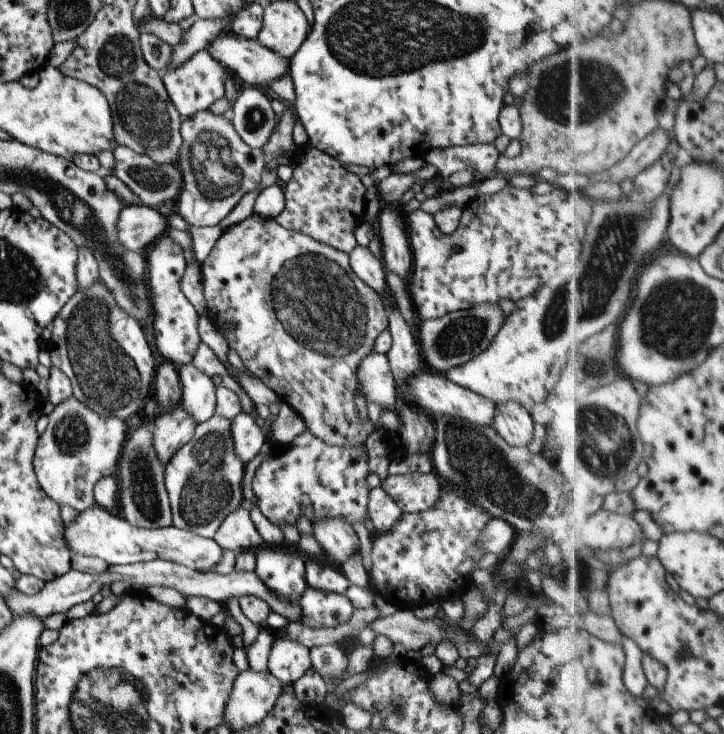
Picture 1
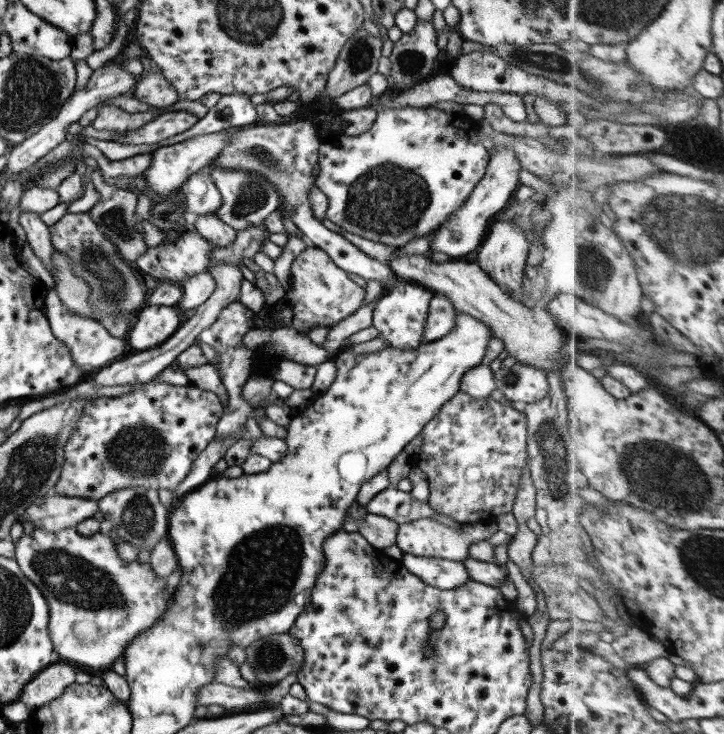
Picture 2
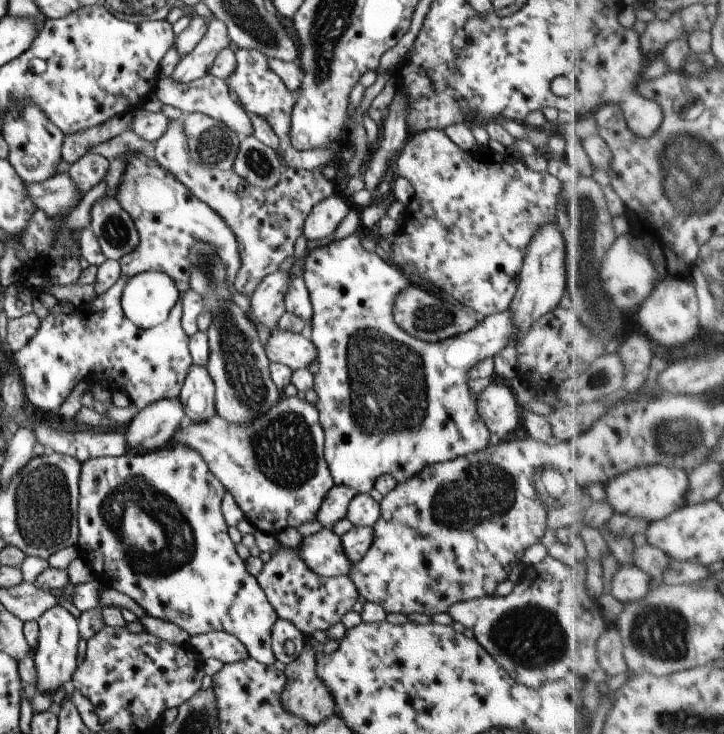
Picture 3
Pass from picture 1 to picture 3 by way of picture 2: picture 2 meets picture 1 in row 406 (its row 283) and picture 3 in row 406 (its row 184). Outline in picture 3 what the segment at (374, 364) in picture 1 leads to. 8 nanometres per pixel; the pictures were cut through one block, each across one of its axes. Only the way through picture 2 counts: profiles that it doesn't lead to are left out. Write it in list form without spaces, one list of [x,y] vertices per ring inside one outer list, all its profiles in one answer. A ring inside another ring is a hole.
[[[281,394],[267,412],[246,425],[228,423],[216,414],[206,421],[190,422],[182,430],[177,428],[172,438],[161,447],[175,443],[197,451],[224,490],[231,494],[243,518],[255,531],[270,538],[275,538],[284,528],[296,529],[300,524],[313,520],[326,492],[334,485],[323,456],[324,434],[317,409],[296,396]]]

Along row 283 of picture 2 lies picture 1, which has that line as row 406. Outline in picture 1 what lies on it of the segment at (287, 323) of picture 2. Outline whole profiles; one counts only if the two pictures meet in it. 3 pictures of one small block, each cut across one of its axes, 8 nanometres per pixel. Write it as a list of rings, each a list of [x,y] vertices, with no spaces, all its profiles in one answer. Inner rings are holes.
[[[253,214],[245,218],[237,225],[233,225],[228,230],[222,232],[221,236],[208,256],[200,263],[201,285],[203,288],[203,297],[205,300],[206,311],[209,318],[220,330],[223,338],[227,342],[228,348],[233,350],[241,360],[245,369],[264,386],[267,386],[281,402],[288,405],[301,418],[306,432],[314,438],[321,440],[328,446],[335,447],[356,447],[362,445],[367,436],[378,427],[371,425],[368,419],[365,421],[356,418],[354,408],[354,396],[357,394],[357,384],[355,372],[357,366],[372,351],[376,337],[387,329],[386,308],[383,296],[374,292],[367,284],[364,284],[351,271],[347,259],[348,254],[327,244],[315,241],[298,231],[287,231],[283,229],[274,219],[261,218]],[[231,323],[231,329],[225,329],[224,324]]]

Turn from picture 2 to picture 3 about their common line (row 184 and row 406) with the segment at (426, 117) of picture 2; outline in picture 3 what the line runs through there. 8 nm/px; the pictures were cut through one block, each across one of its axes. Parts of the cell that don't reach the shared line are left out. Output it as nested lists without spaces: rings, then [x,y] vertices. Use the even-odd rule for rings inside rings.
[[[360,234],[348,235],[345,238],[330,241],[323,246],[317,246],[308,251],[304,258],[302,279],[308,292],[312,315],[310,320],[310,333],[308,339],[314,344],[317,351],[317,374],[312,378],[312,389],[317,395],[315,408],[318,412],[318,421],[324,434],[323,456],[335,486],[350,488],[356,494],[368,494],[373,488],[375,479],[381,475],[392,476],[397,483],[402,483],[409,477],[415,476],[430,464],[440,463],[456,456],[479,452],[488,445],[490,432],[483,424],[476,411],[476,394],[467,389],[466,381],[469,379],[466,372],[478,361],[485,357],[493,358],[509,342],[514,340],[514,326],[510,322],[508,310],[485,317],[467,332],[446,338],[437,342],[428,343],[403,332],[392,319],[393,299],[405,287],[411,285],[406,276],[391,262],[385,262],[373,251],[368,253],[360,245]]]

